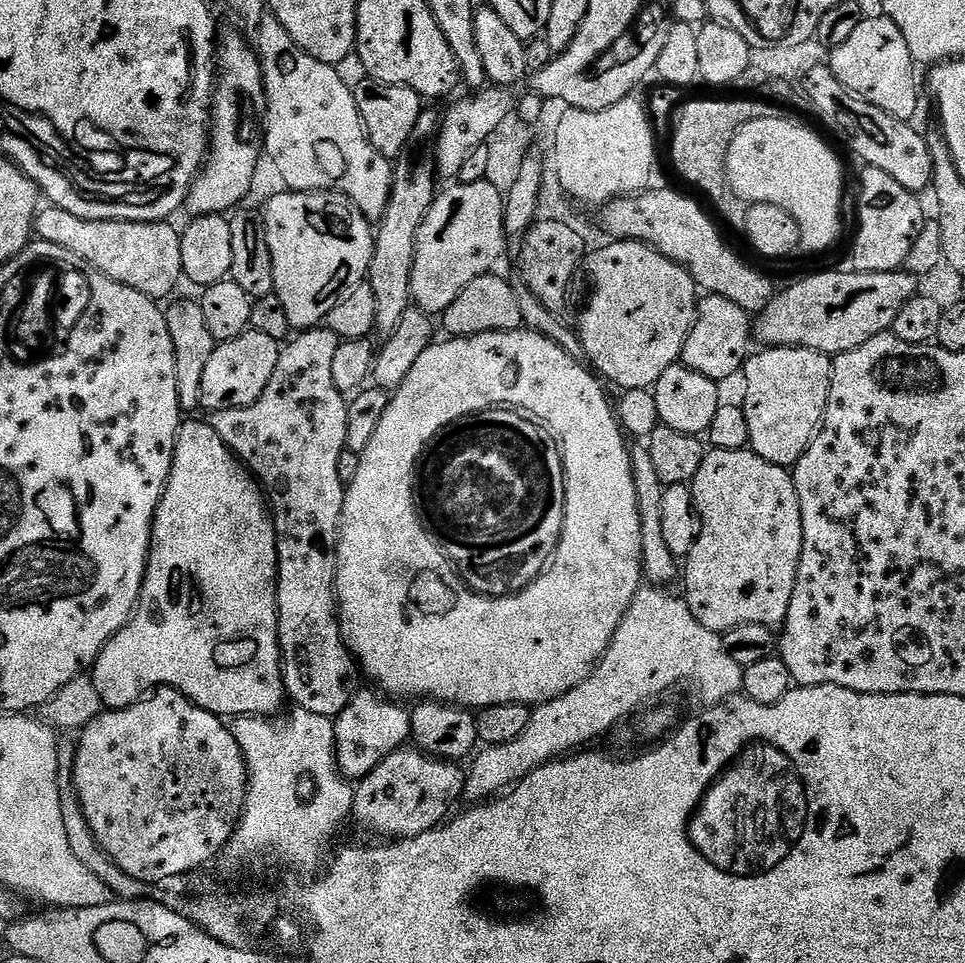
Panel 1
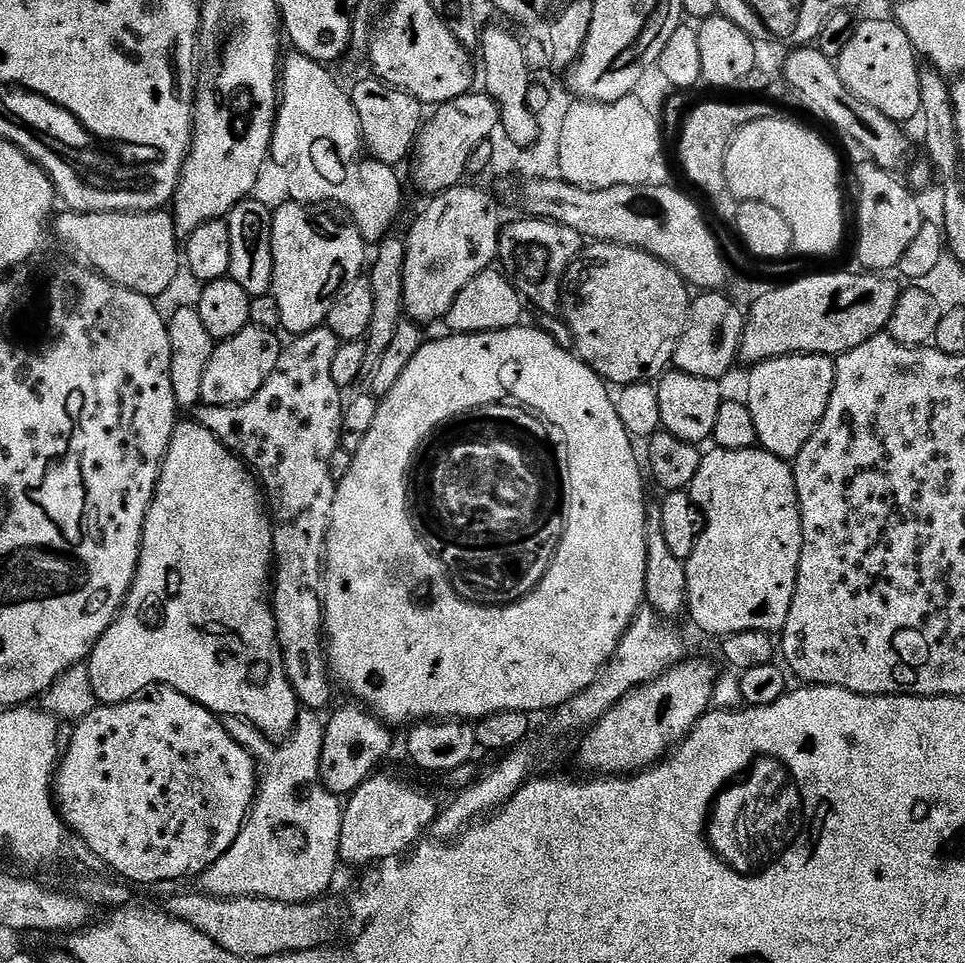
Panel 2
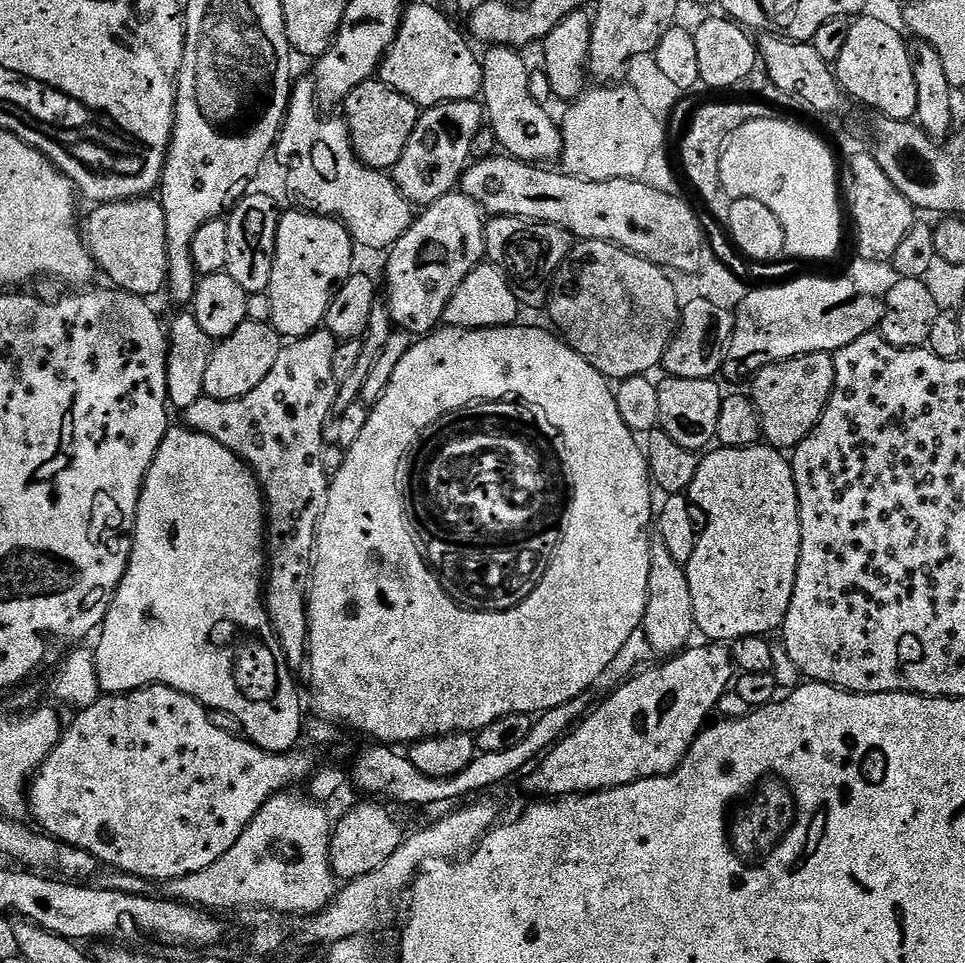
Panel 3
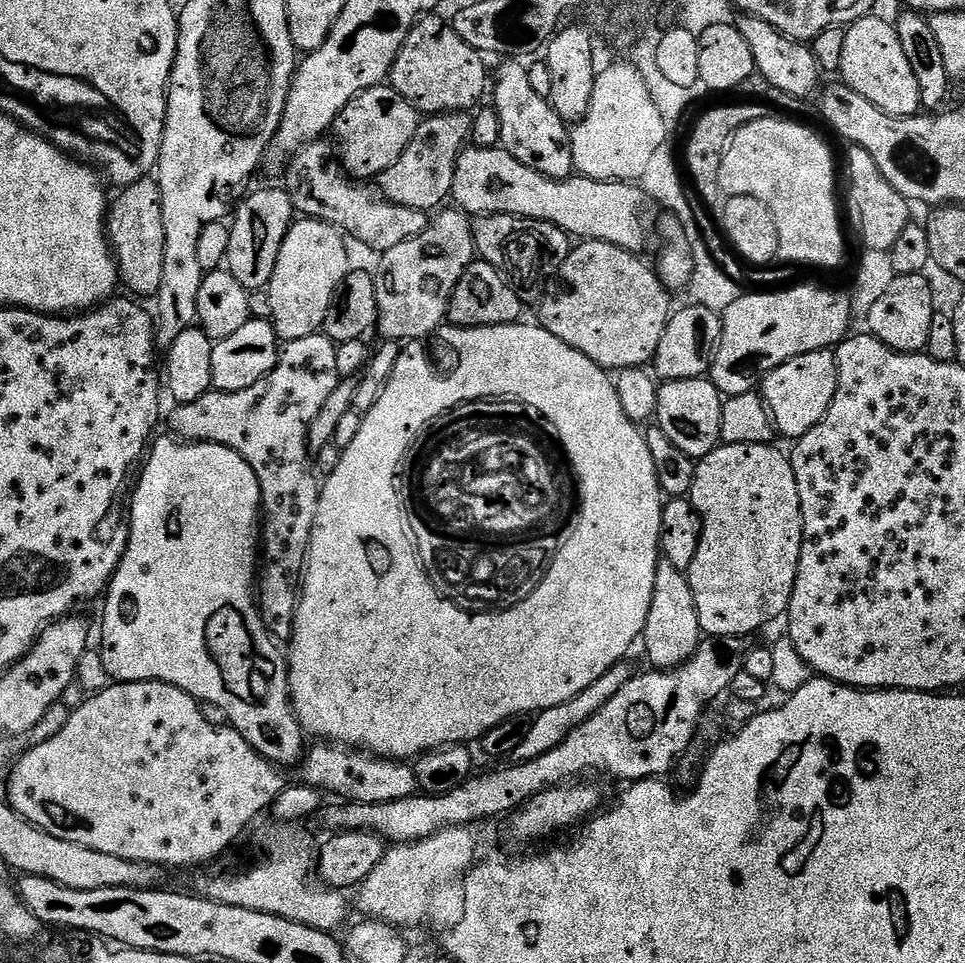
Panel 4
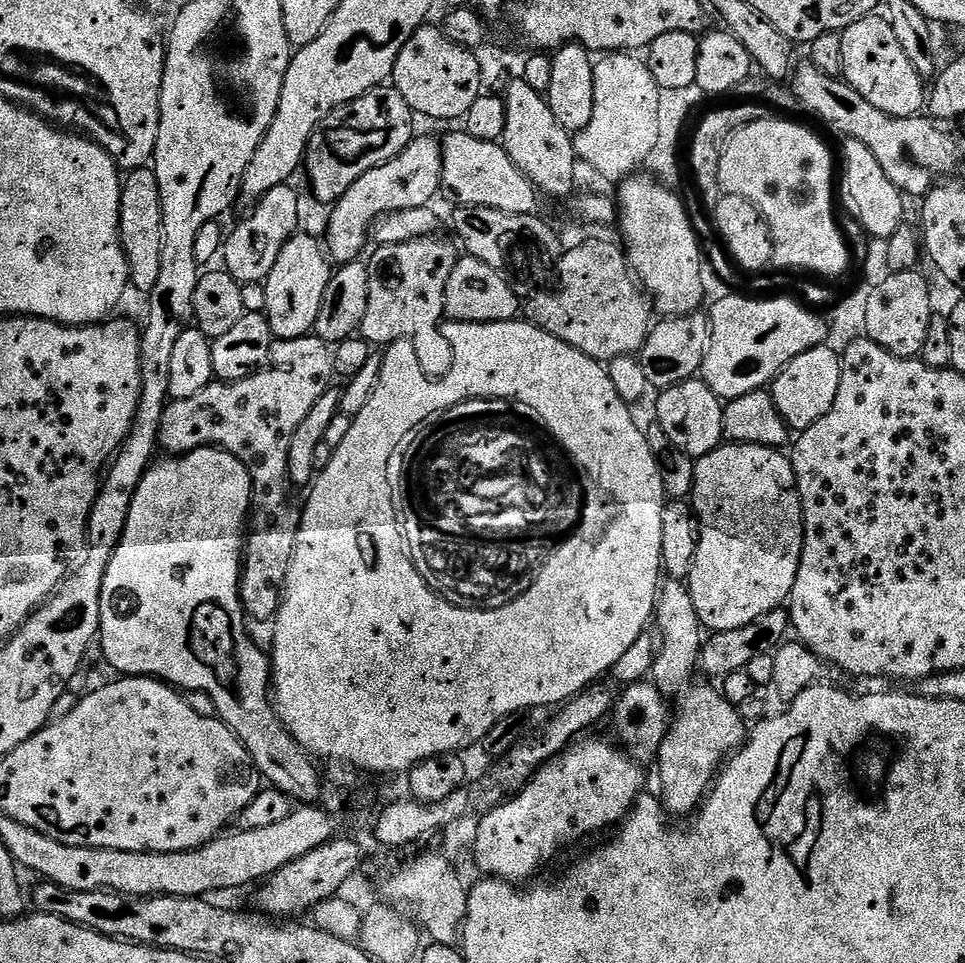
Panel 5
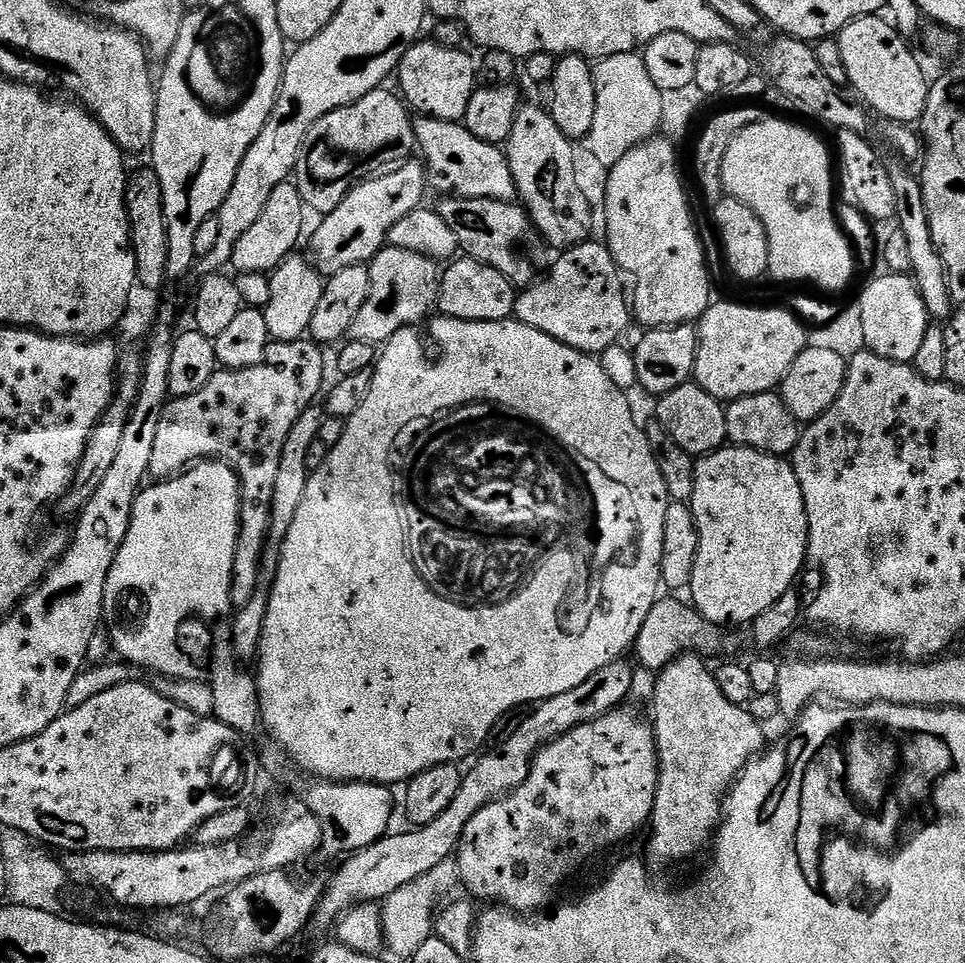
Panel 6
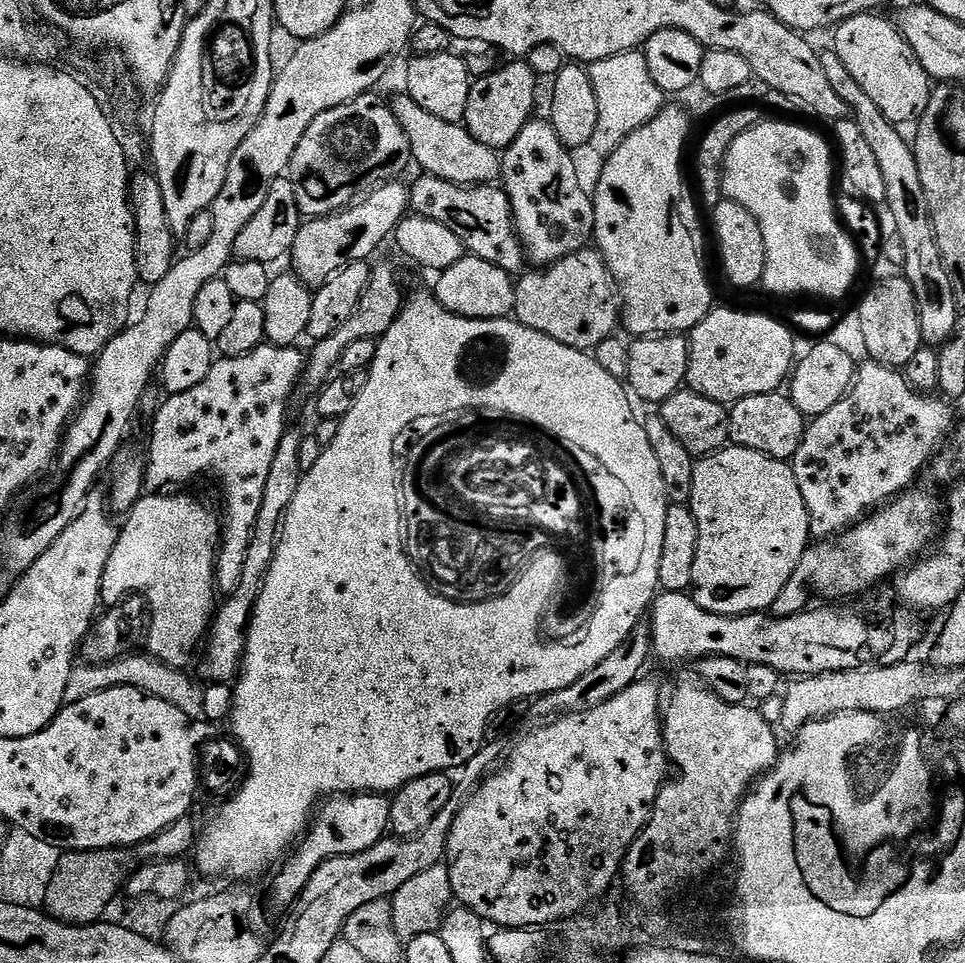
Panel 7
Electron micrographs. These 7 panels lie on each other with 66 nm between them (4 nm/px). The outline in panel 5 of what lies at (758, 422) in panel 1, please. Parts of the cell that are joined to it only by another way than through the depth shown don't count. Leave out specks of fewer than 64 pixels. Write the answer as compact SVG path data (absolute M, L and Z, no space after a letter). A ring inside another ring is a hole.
M825 343L820 344L806 350L806 354L798 354L798 358L791 360L772 381L772 397L789 429L803 430L814 426L814 422L834 406L834 398L838 398L838 382L842 378L840 357L841 353L828 348Z

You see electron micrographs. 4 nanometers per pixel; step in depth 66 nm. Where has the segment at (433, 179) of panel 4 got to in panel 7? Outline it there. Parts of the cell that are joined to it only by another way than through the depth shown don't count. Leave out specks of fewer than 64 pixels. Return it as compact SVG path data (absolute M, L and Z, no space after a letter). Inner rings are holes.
M389 182L382 184L378 188L372 189L359 202L353 203L347 208L333 212L330 216L318 216L308 218L301 223L298 230L298 238L294 238L294 246L290 253L292 260L291 271L300 279L303 284L315 290L321 288L325 282L334 274L338 274L346 266L354 262L368 262L373 258L372 255L384 244L384 239L391 237L400 221L410 212L410 188L404 182Z

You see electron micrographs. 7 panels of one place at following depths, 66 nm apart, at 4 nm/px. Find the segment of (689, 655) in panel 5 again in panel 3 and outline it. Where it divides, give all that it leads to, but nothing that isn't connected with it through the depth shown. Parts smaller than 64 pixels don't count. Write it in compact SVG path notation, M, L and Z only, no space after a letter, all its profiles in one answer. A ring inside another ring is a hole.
M656 534L650 543L650 582L646 598L646 614L642 625L642 636L648 639L648 644L660 655L660 658L671 658L689 647L688 640L694 636L696 619L694 618L694 602L690 598L690 582L685 565L674 562L670 550L666 550L666 542Z

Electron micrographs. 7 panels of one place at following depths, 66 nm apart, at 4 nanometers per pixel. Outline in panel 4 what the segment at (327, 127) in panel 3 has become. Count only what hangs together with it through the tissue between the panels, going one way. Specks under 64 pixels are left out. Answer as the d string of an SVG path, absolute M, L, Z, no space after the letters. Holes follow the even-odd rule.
M321 138L314 144L305 144L295 156L291 157L287 165L289 178L300 180L301 186L308 188L309 198L321 208L321 212L318 212L319 219L343 230L349 237L352 235L358 243L365 244L370 251L376 252L375 254L394 250L394 246L398 246L401 242L410 242L410 238L418 238L418 234L426 230L426 226L430 223L428 212L398 206L391 200L378 198L377 193L373 189L372 193L368 186L357 186L345 175L335 159L328 160L334 156L334 148L329 141L329 145L326 141L327 139Z

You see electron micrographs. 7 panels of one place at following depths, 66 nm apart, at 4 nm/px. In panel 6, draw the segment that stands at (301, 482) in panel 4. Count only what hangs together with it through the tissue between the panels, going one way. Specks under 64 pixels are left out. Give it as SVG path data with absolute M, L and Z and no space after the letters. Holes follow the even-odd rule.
M308 338L269 343L267 362L249 368L217 370L210 382L202 386L202 390L189 396L169 399L162 414L162 422L158 422L158 434L148 467L149 477L157 481L170 480L202 460L223 460L231 464L240 477L240 533L232 575L232 602L240 610L247 606L256 593L256 587L260 585L260 564L264 560L264 549L268 547L274 482L278 479L278 466L282 463L282 446L286 446L286 437L290 435L294 422L298 422L298 414L313 407L317 403L316 395L320 387L321 392L325 387L324 352L321 345Z

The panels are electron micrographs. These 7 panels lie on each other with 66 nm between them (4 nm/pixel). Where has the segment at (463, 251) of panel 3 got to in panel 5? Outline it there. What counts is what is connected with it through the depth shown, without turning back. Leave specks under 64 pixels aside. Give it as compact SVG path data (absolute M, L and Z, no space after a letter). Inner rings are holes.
M435 235L423 236L420 240L385 244L375 249L372 260L367 261L370 302L359 335L373 346L411 340L420 354L425 374L442 378L454 362L452 347L442 331L442 321L445 319L446 282L450 282L450 274L454 274L458 248L448 240L436 239Z

